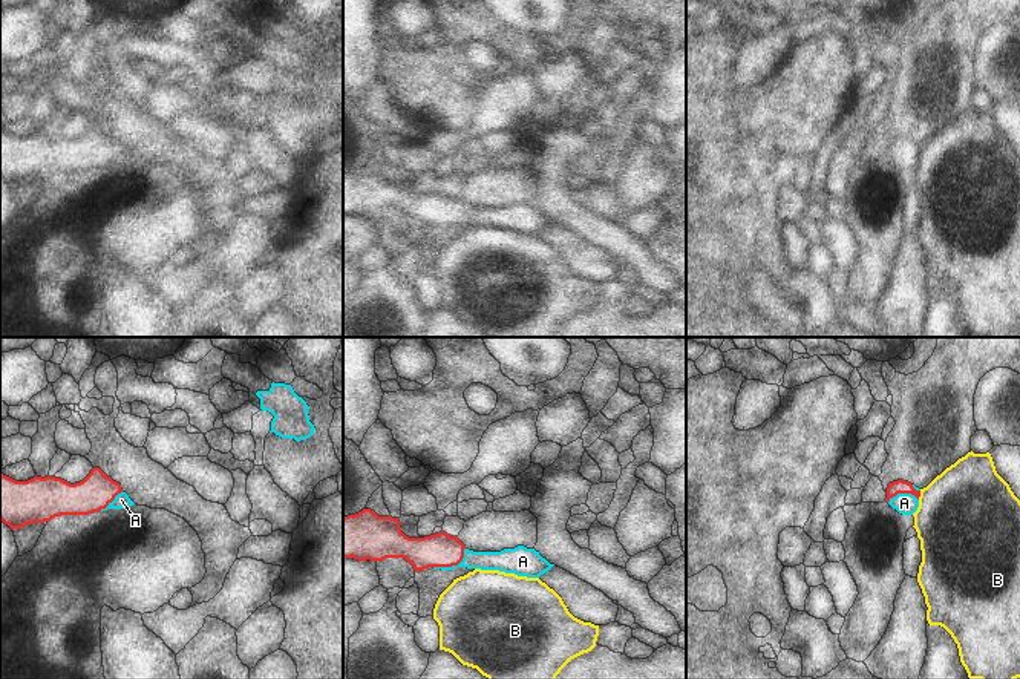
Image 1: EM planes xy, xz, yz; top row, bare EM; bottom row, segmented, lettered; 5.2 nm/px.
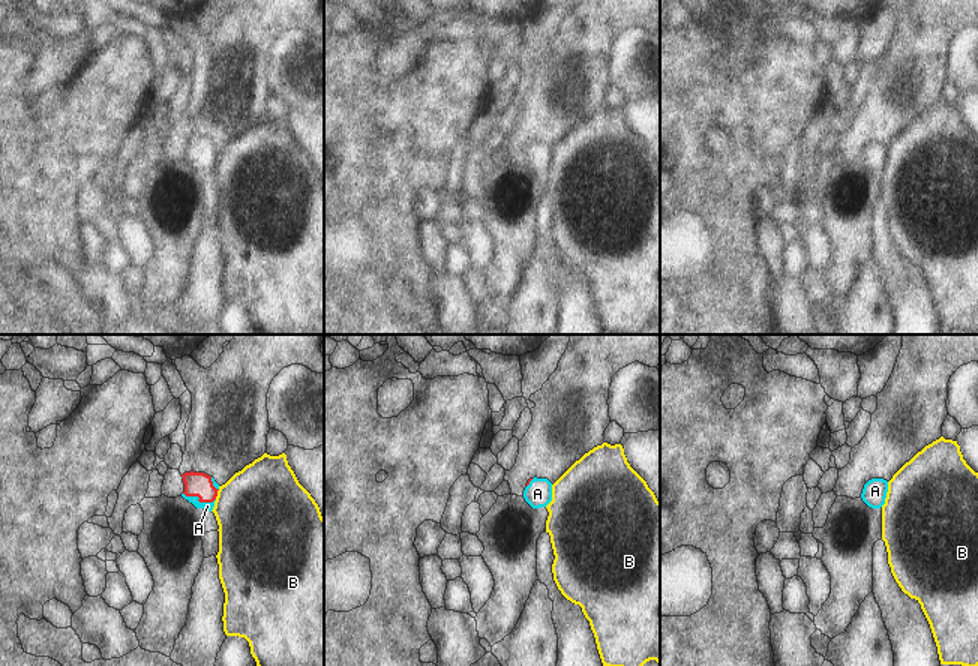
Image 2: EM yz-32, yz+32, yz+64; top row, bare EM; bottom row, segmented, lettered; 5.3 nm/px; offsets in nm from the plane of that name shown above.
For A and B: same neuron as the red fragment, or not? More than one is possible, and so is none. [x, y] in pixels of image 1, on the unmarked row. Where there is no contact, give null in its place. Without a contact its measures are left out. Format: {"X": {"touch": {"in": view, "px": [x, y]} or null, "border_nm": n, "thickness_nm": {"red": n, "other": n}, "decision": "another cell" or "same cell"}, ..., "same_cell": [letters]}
{"A": {"touch": {"in": "xz", "px": [454, 221]}, "border_nm": 200, "thickness_nm": {"red": 180, "other": 100}, "decision": "same cell"}, "B": {"touch": {"in": "yz", "px": [919, 152]}, "border_nm": 50, "thickness_nm": {"red": 70, "other": 480}, "decision": "another cell"}, "same_cell": ["A"]}

